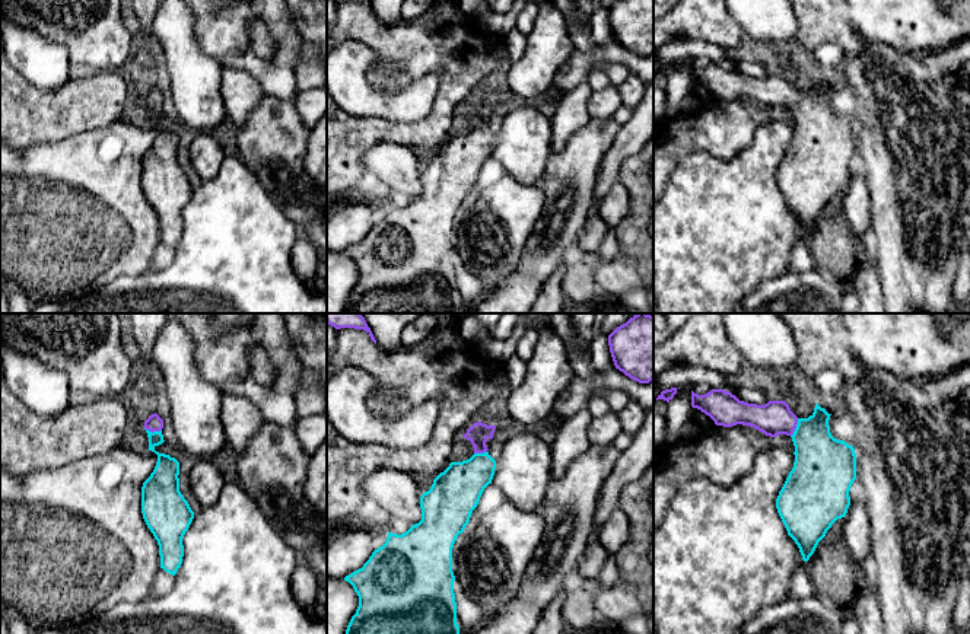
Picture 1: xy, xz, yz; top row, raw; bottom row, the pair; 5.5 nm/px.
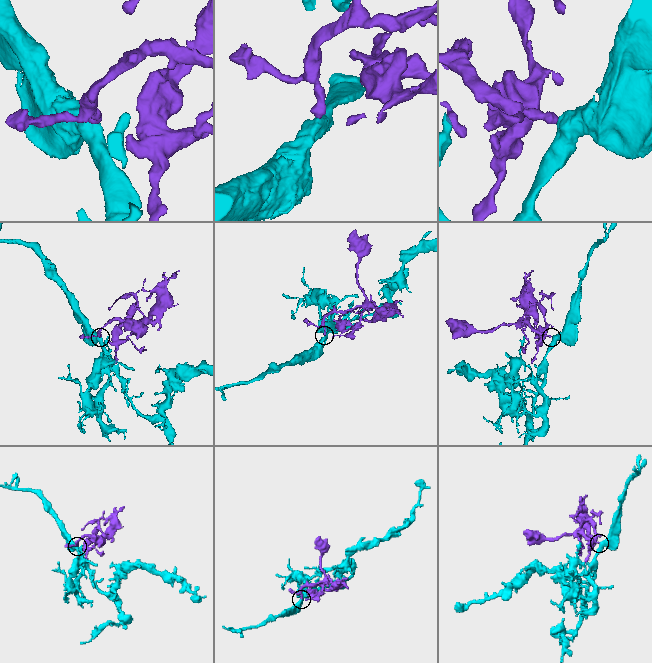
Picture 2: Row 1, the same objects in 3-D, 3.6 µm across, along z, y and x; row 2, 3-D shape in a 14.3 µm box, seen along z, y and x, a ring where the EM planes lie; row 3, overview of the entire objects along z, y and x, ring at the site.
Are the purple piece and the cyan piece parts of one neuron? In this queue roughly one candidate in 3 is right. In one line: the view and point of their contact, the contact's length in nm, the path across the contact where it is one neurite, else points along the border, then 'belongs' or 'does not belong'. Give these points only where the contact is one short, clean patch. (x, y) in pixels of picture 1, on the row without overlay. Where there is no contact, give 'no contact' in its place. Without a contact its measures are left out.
meets purple in yz at (795, 101); contact 110 nm long; runs through yz (773, 92), (795, 101), (814, 120), (821, 137); belongs

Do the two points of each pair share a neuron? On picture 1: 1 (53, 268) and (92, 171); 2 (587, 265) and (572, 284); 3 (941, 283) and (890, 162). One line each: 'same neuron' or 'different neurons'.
1: same neuron
2: same neuron
3: same neuron

